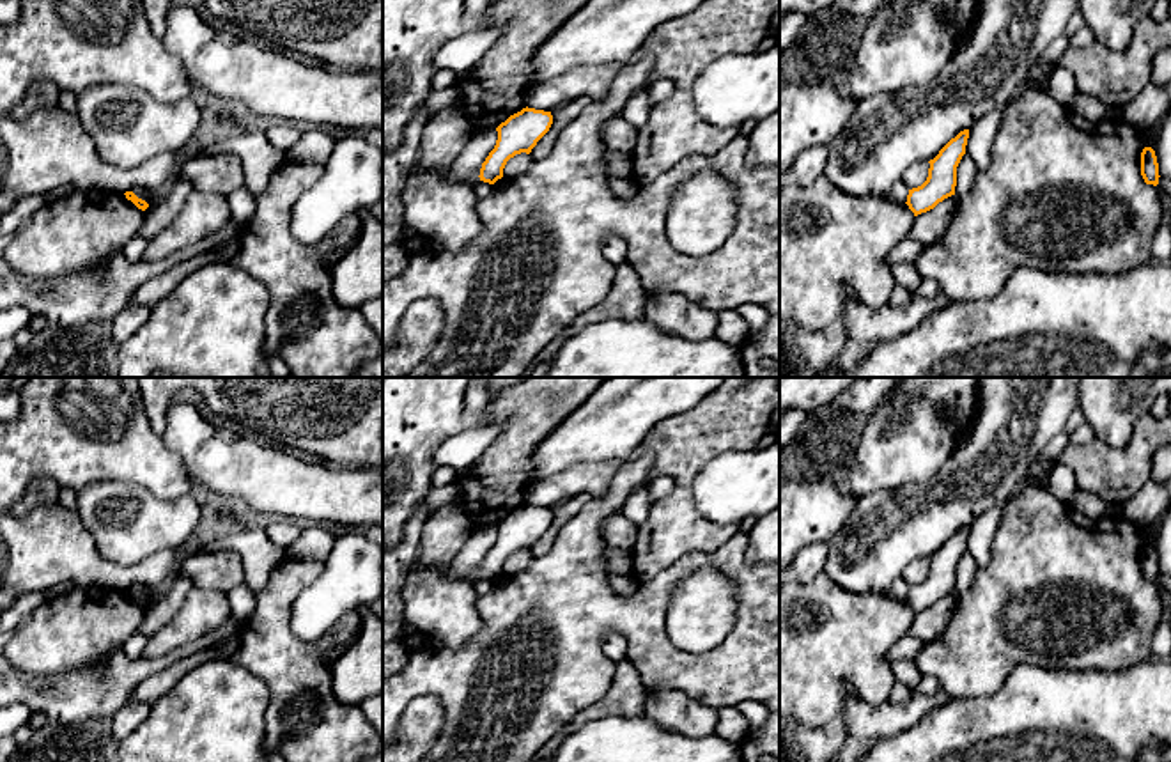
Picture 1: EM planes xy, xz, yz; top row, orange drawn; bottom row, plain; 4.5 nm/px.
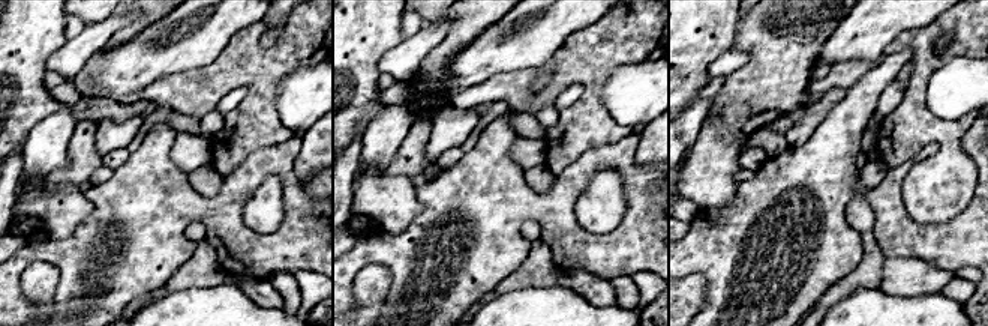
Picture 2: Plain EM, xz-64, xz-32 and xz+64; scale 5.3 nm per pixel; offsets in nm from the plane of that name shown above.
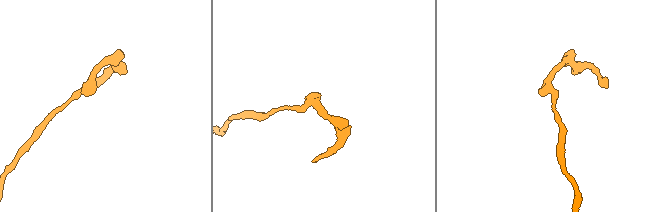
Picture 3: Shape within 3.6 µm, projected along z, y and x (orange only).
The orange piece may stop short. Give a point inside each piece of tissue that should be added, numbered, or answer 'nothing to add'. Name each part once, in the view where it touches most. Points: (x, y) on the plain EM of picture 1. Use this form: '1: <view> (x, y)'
nothing to add

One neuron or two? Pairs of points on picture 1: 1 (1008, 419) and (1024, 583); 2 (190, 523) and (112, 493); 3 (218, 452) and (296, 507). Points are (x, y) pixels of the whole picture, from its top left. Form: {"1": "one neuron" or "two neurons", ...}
{"1": "two neurons", "2": "one neuron", "3": "one neuron"}

